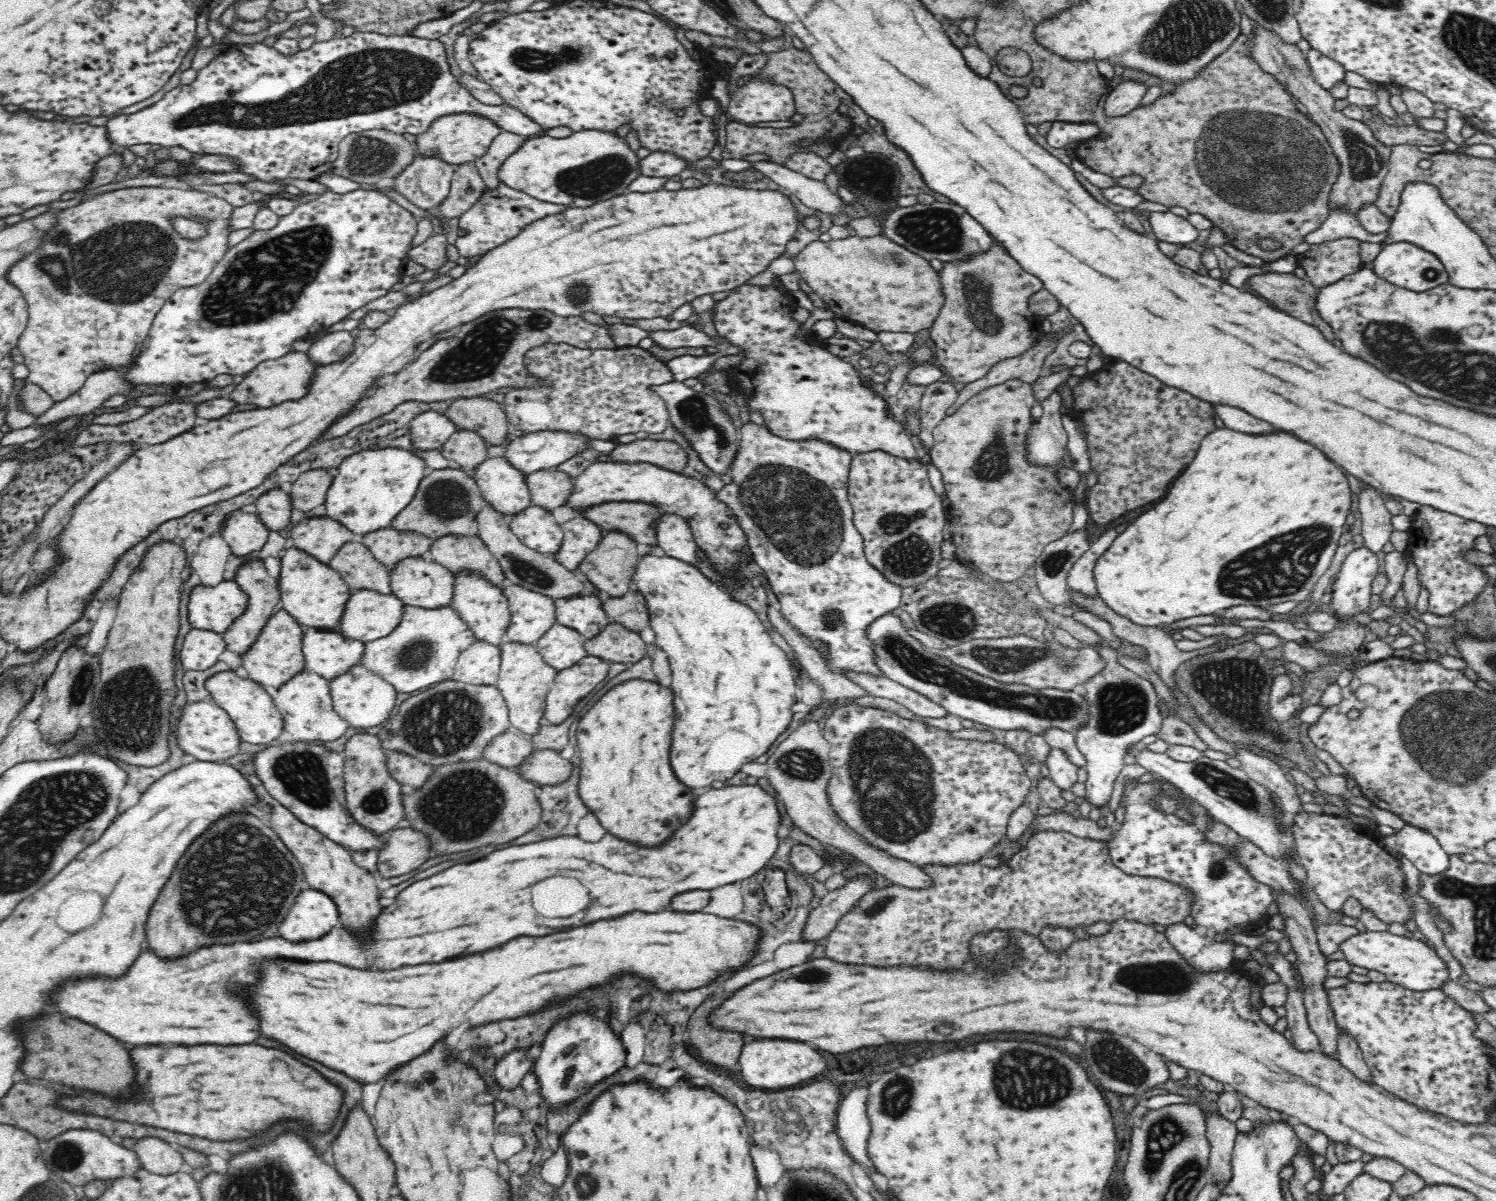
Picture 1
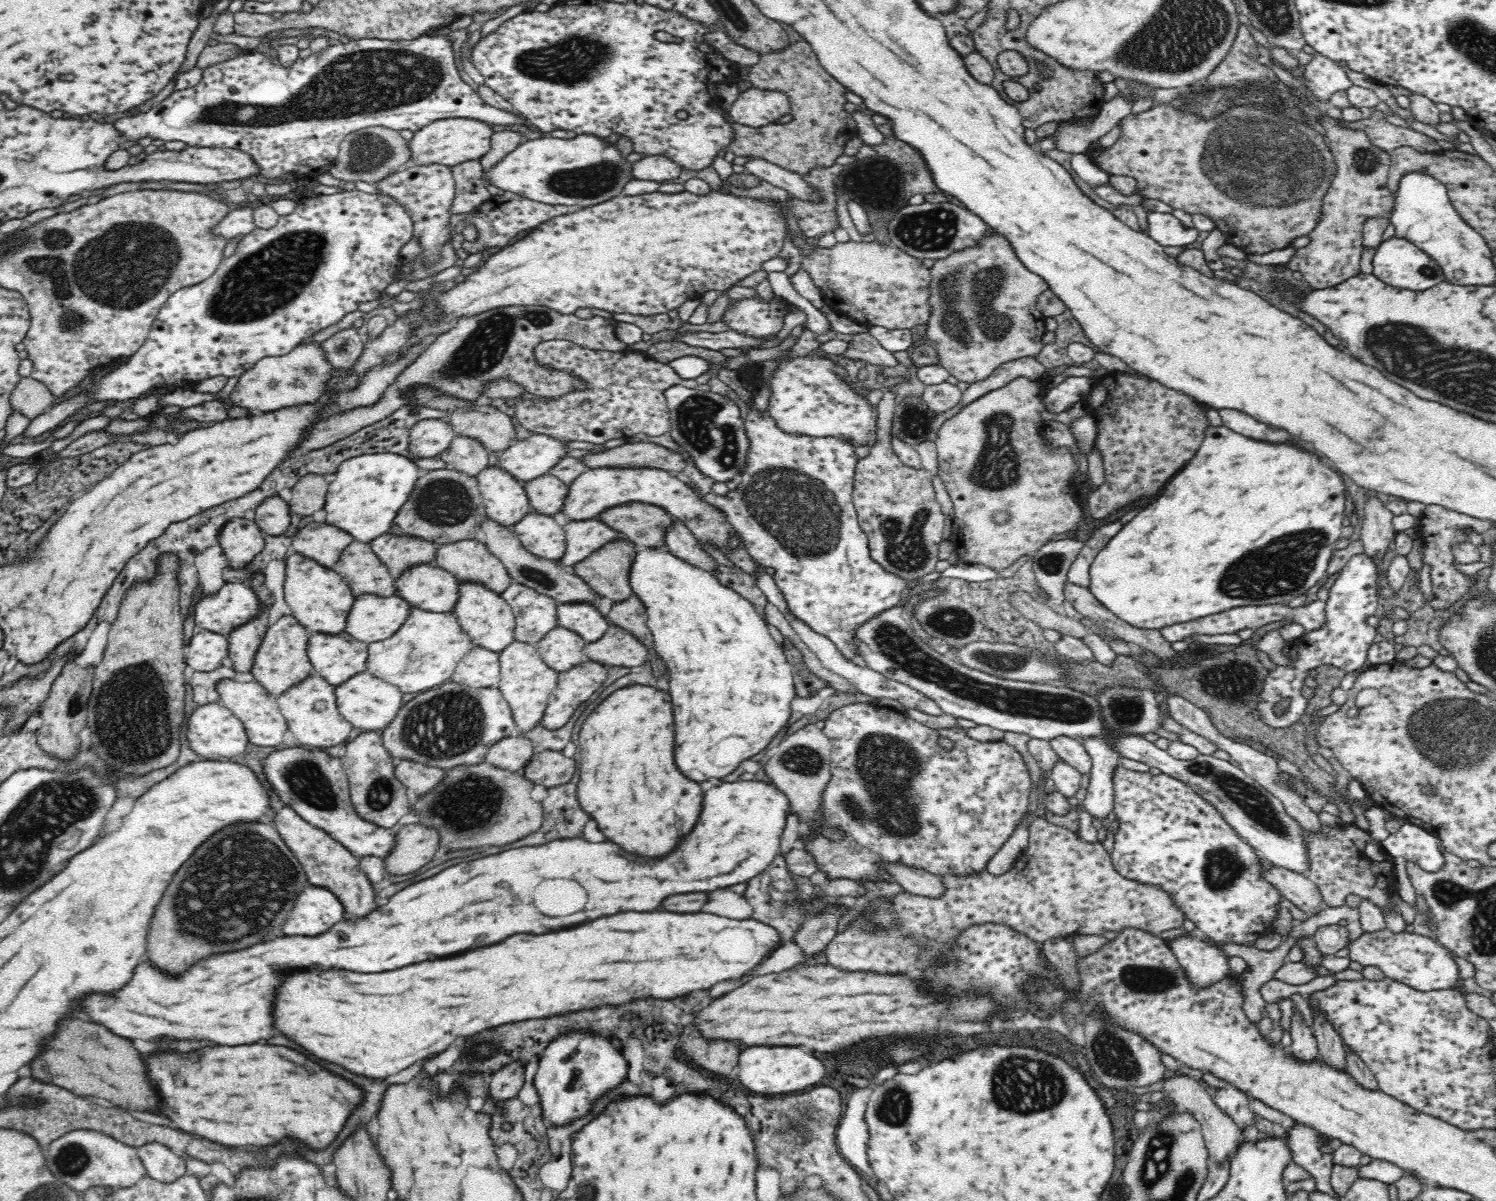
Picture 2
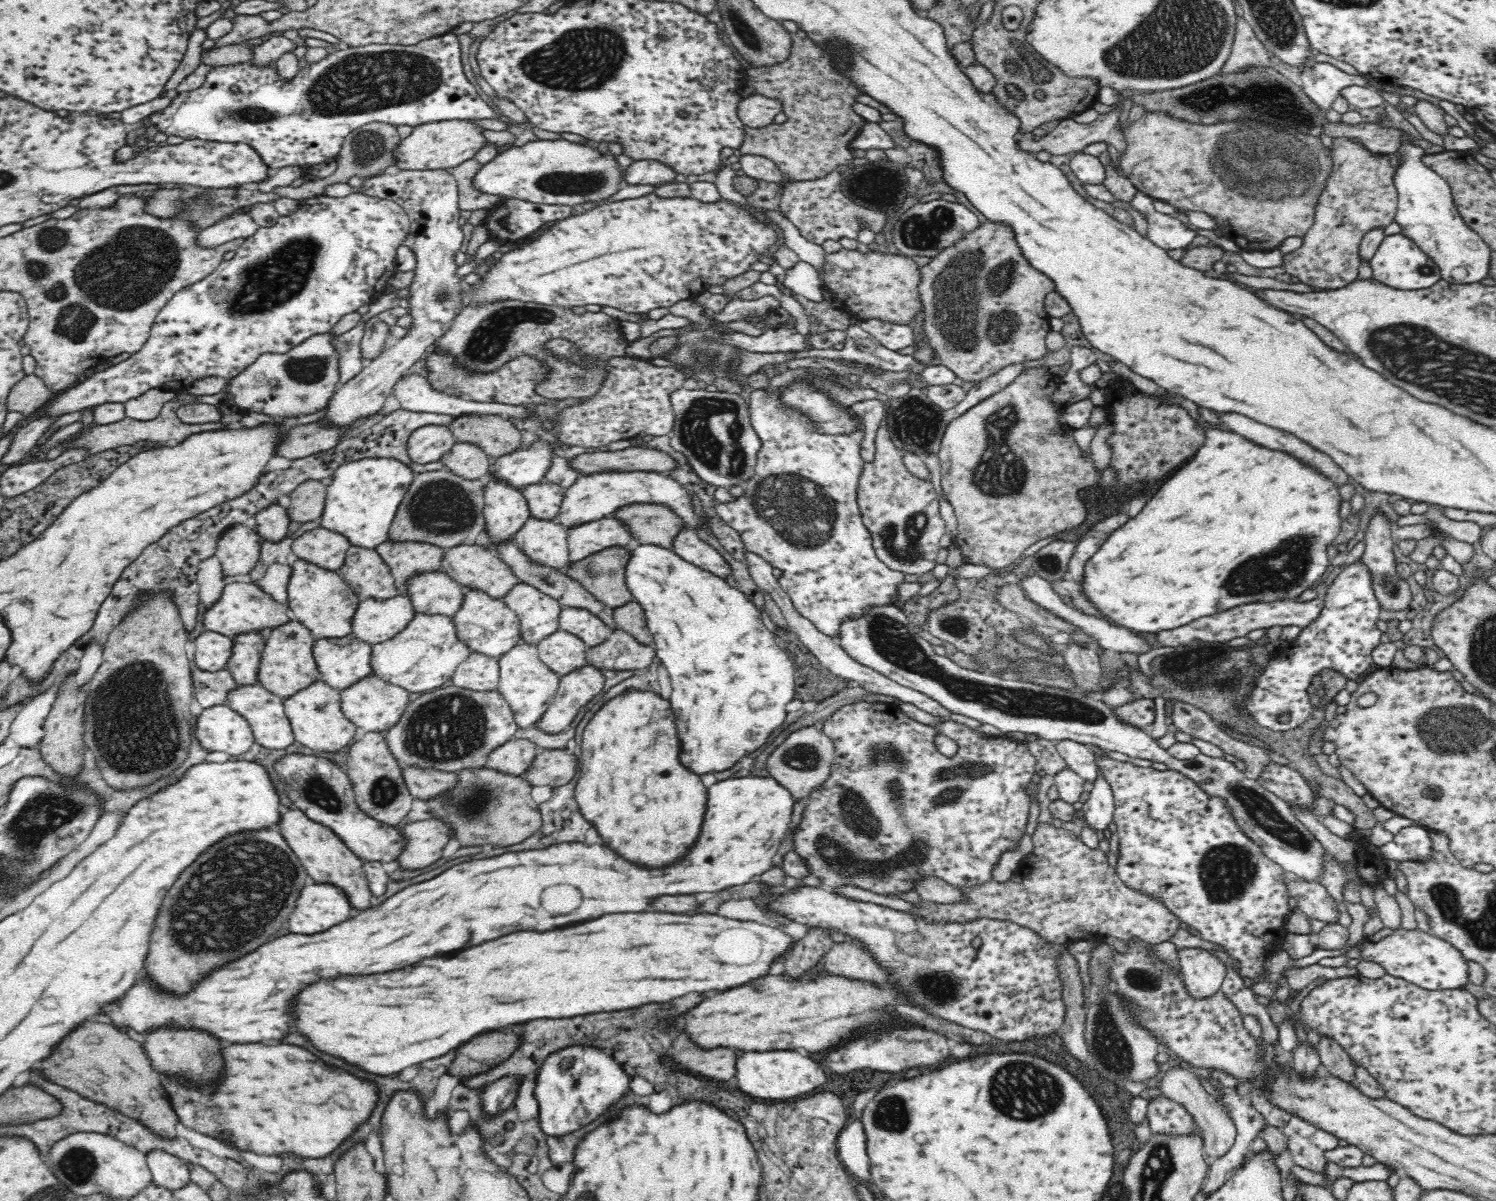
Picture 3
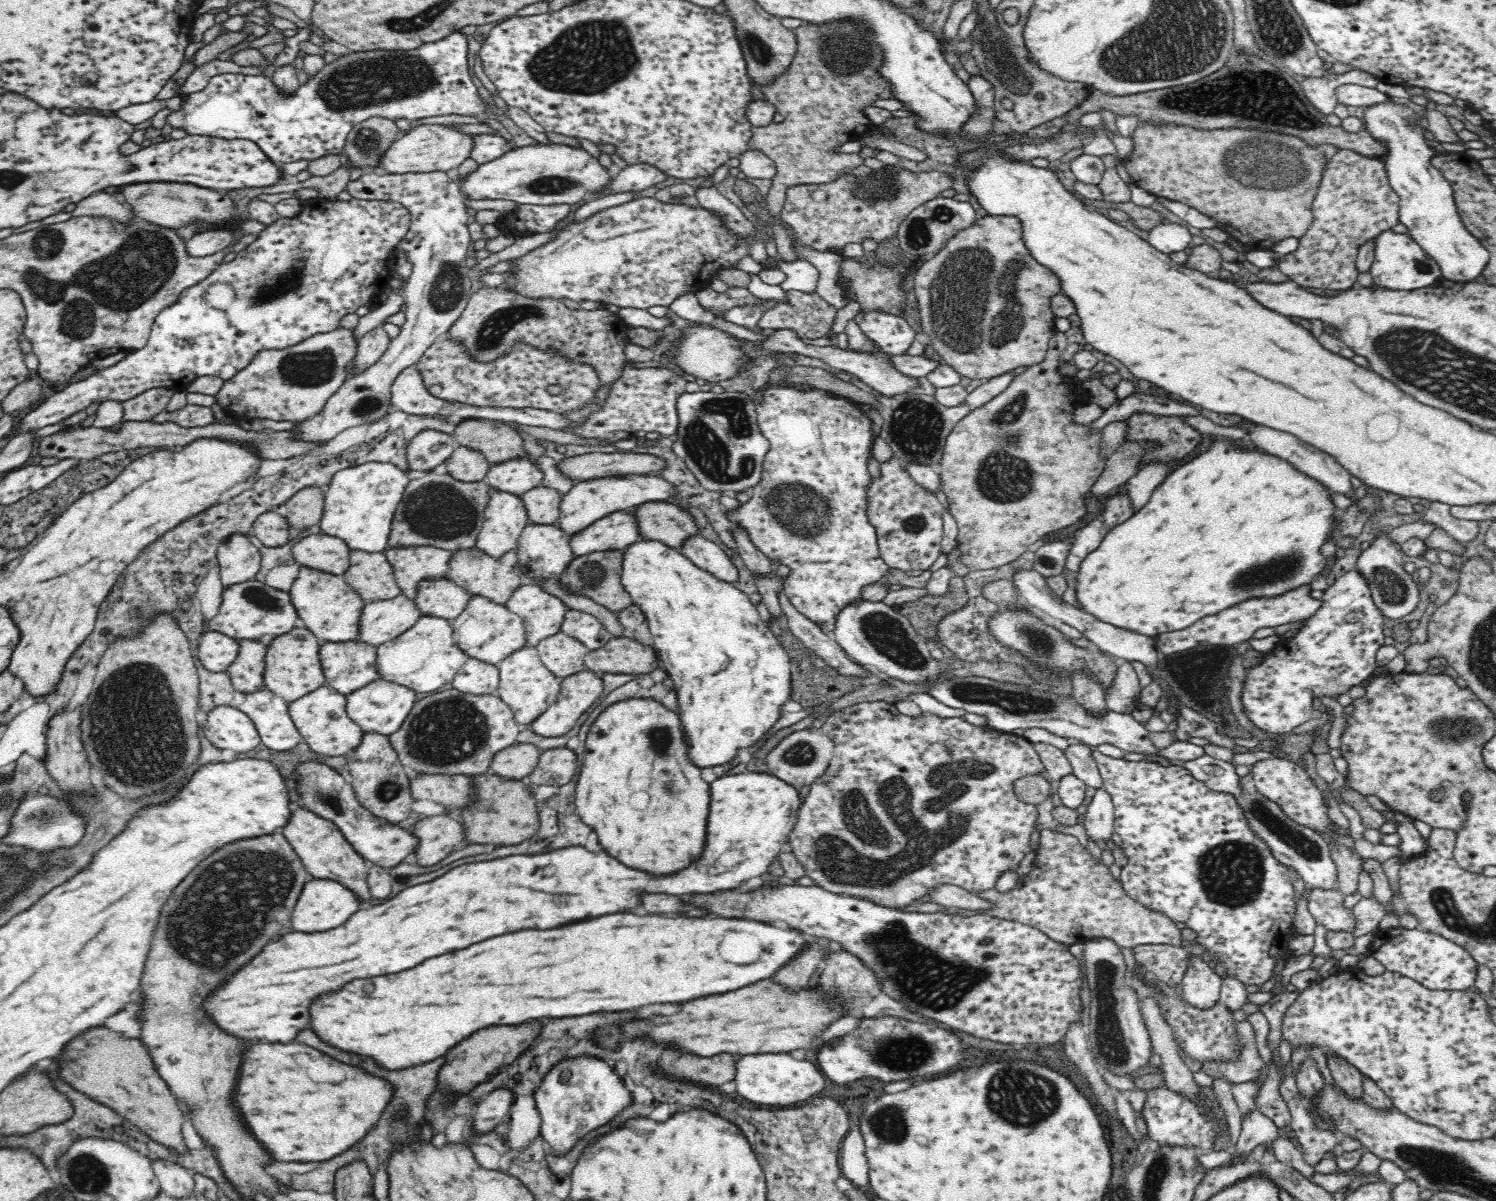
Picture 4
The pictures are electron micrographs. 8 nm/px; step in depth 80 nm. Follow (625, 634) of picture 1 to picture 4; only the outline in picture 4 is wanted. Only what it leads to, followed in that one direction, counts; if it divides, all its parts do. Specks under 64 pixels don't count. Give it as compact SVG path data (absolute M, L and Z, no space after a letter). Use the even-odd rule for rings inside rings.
M628 634L612 636L602 648L589 650L584 657L586 669L598 674L646 674L657 667L658 661L651 645L644 645Z

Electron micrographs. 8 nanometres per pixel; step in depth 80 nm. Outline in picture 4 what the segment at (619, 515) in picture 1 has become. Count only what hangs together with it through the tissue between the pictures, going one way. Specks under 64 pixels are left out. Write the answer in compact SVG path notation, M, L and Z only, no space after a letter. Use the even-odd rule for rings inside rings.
M645 502L630 509L636 518L641 539L660 541L678 549L688 536L698 535L696 521L676 503Z

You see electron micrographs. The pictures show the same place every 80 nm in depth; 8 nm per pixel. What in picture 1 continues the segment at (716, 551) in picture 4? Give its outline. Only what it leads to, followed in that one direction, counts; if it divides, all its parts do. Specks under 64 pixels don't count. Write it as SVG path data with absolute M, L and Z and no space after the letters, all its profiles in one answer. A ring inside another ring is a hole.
M663 512L656 520L654 534L661 554L687 563L698 560L698 547L684 518Z

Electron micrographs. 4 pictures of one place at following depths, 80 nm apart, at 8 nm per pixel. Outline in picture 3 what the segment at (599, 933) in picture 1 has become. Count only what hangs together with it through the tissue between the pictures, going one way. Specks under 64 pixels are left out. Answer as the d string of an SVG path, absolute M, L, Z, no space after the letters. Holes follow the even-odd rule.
M644 912L644 914L608 914L602 918L596 918L592 922L584 922L578 926L570 926L570 928L562 928L562 930L550 930L544 934L538 932L516 932L474 948L466 948L454 956L446 956L444 958L426 958L424 962L418 962L414 966L408 966L404 970L396 970L392 974L384 972L384 974L370 974L370 976L340 976L334 980L318 980L314 984L308 984L294 1000L294 1028L308 1038L308 1042L312 1042L318 1050L342 1058L366 1072L378 1074L378 1076L388 1076L388 1074L396 1075L396 1072L412 1066L412 1064L420 1064L424 1060L430 1058L438 1058L444 1056L450 1050L458 1048L460 1042L468 1042L476 1035L484 1033L484 1030L498 1030L500 1026L508 1026L508 1024L520 1024L520 1022L528 1022L528 1020L536 1020L536 1018L570 1018L570 1016L580 1016L580 1014L594 1014L594 1012L612 1012L612 1010L624 1010L624 1008L638 1008L642 1004L650 1004L650 1002L670 1002L674 998L686 996L688 992L708 992L708 990L726 990L726 988L734 988L734 986L742 986L754 978L760 978L764 974L768 974L772 960L778 954L784 954L788 950L788 946L793 944L793 939L788 934L776 927L758 924L753 920L741 921L730 920L730 918L722 918L718 914L694 914L694 916L686 916L686 914L664 914L664 912Z

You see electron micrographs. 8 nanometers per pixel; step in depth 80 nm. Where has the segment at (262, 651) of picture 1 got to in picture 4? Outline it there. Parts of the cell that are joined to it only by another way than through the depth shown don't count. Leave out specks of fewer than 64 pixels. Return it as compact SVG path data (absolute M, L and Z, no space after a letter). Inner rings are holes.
M300 623L292 630L280 634L280 636L274 636L268 644L264 656L264 676L262 676L264 677L264 688L290 703L325 684L322 665L318 658L320 646L319 638Z

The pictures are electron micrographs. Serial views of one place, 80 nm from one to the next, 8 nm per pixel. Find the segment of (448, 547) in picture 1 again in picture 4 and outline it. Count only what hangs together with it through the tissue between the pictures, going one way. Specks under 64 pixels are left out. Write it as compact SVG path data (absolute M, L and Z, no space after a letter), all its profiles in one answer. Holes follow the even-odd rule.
M478 547L460 548L452 551L452 556L448 560L448 572L446 578L454 581L458 586L465 588L470 595L479 594L493 602L505 605L510 594L521 584L527 582L523 577L523 572L518 566L517 552L510 550L500 558L494 558Z

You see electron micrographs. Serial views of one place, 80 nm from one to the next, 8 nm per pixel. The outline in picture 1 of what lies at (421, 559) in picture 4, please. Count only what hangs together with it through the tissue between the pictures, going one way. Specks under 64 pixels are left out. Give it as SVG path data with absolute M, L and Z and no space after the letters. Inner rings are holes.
M384 526L357 537L374 558L389 569L396 566L406 556L427 555L432 539L411 530L396 530L393 526Z

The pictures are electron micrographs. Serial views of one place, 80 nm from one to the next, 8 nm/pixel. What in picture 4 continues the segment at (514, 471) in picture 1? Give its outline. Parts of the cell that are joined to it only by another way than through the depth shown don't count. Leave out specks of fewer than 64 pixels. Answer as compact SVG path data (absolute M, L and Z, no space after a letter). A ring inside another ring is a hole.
M489 488L485 520L475 546L494 558L516 551L516 540L529 523L528 512L520 496Z

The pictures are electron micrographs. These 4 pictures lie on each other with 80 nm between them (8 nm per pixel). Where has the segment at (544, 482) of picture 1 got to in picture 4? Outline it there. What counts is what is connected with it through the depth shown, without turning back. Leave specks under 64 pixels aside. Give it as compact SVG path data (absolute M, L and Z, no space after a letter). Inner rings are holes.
M540 485L523 492L520 497L528 512L529 522L552 524L558 520L563 494L557 489Z

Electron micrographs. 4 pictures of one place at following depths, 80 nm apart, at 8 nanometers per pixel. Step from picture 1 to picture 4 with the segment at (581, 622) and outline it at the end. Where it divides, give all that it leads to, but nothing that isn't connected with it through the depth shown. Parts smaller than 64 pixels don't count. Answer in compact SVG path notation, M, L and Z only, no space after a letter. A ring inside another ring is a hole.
M576 609L567 610L560 630L585 644L589 650L602 648L613 636L592 613Z

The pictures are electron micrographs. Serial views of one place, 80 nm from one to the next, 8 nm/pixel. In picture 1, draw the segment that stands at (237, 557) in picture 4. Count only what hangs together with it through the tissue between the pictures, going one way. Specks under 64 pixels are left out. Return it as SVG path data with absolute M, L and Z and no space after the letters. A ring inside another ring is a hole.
M232 510L233 512L222 522L221 535L230 545L231 552L236 556L246 556L254 550L260 550L266 544L271 531L258 514Z

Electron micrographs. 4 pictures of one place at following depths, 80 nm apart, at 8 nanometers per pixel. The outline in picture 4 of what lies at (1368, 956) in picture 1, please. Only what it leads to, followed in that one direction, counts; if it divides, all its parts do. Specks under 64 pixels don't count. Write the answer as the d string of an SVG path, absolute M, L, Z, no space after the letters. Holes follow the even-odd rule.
M1421 927L1380 930L1373 935L1365 956L1373 956L1387 971L1398 972L1429 990L1469 990L1476 978L1477 962L1458 944Z

